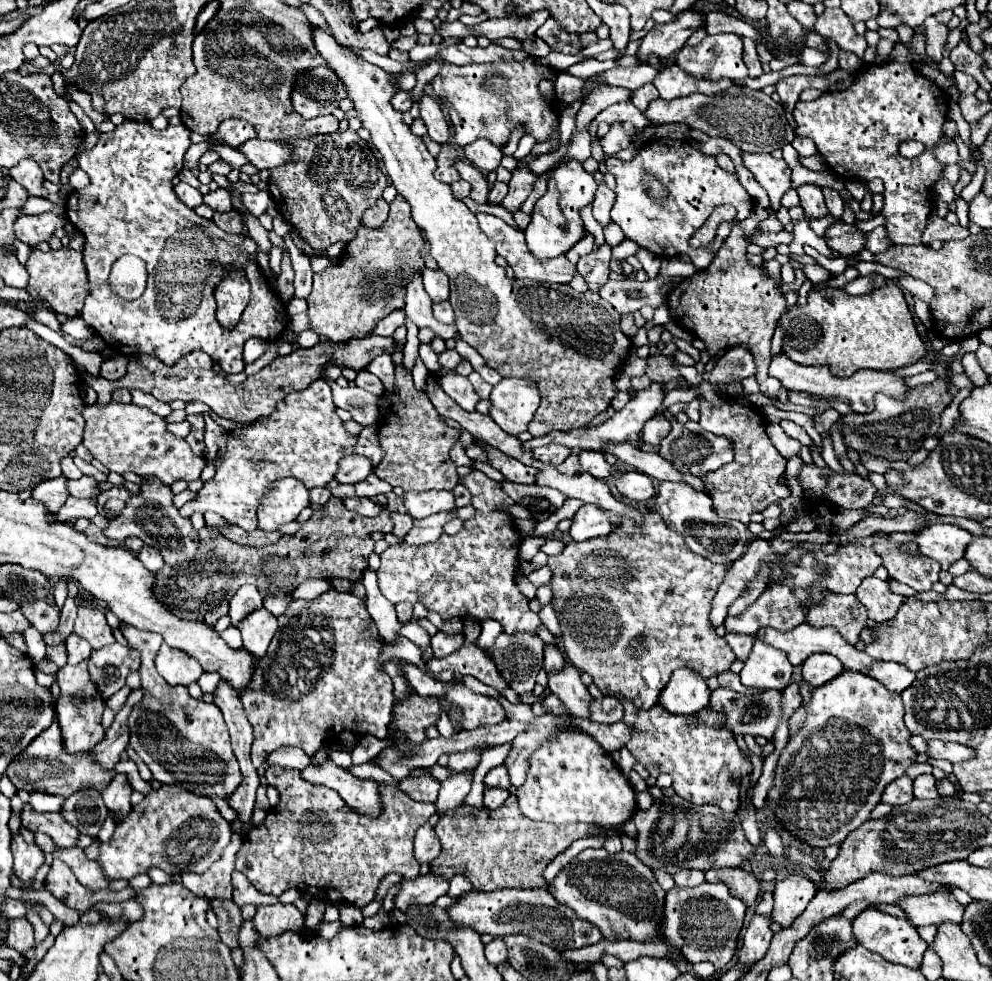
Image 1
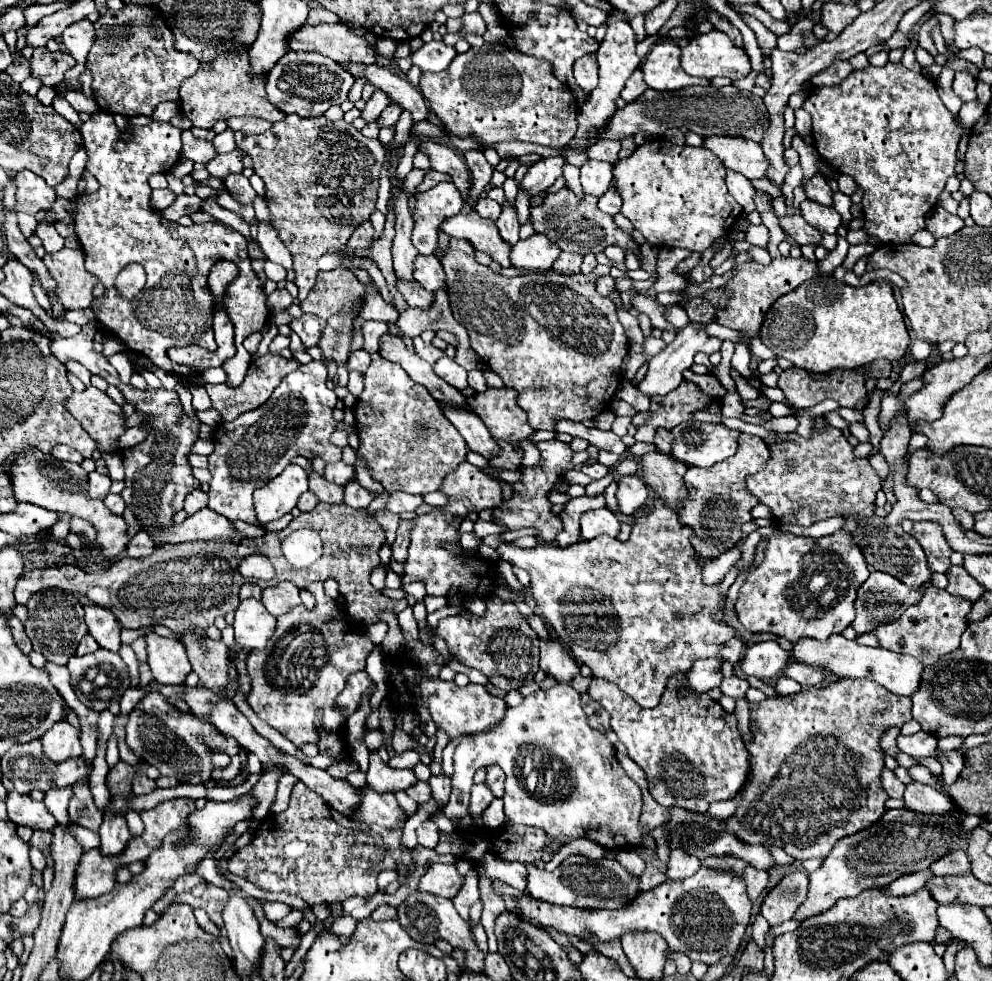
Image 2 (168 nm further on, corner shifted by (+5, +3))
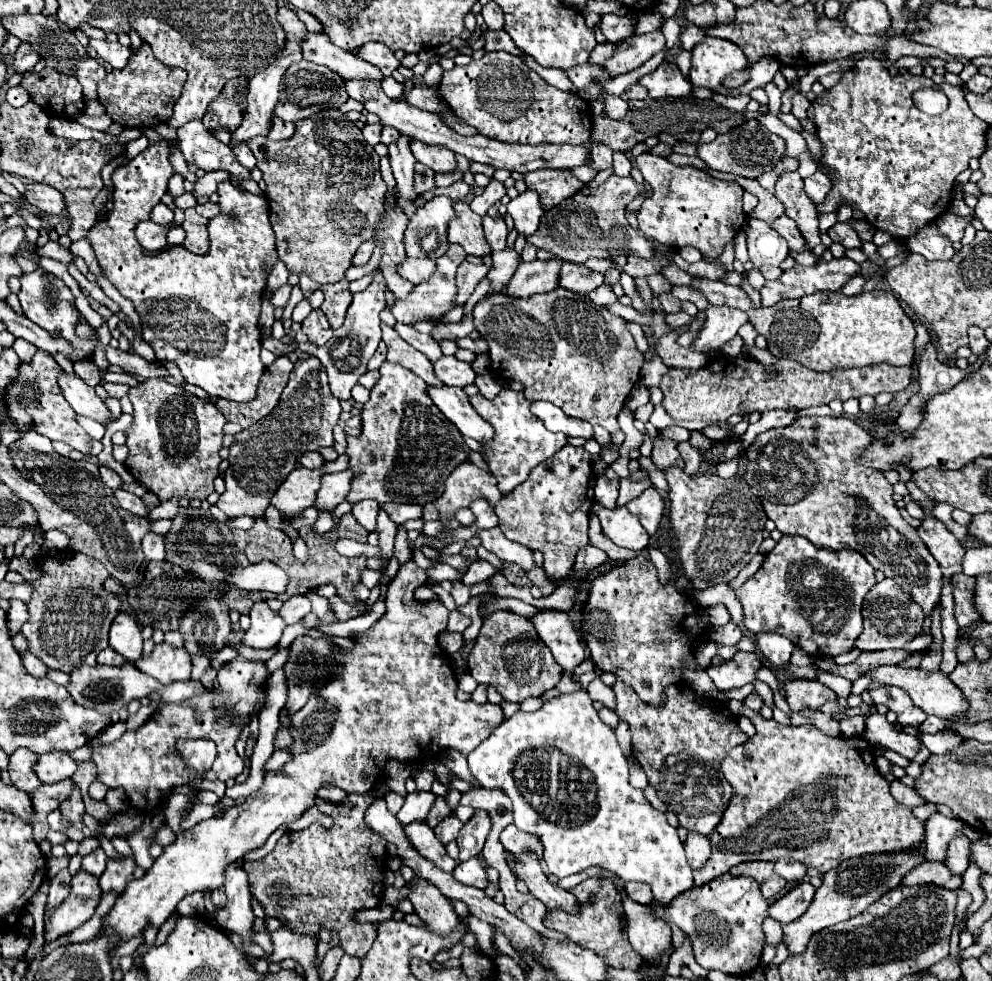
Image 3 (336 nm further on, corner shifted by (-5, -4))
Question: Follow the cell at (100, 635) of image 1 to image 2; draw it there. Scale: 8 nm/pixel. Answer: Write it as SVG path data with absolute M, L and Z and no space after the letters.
M85 605L83 611L89 635L99 643L99 647L109 651L119 651L121 625L117 623L117 619L113 619L113 613L99 605Z

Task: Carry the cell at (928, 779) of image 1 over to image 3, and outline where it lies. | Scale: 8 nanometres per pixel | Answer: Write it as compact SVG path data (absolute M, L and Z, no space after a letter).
M933 814L927 820L927 842L925 842L925 856L929 862L941 862L947 860L947 844L955 834L961 834L963 822L955 818L947 818L943 814Z

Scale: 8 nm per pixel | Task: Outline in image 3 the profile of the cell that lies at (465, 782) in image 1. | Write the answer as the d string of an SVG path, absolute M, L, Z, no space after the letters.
M587 688L561 694L545 702L537 712L513 714L467 756L467 762L481 788L499 788L511 798L515 826L543 838L543 858L549 872L557 878L579 874L589 866L599 866L619 876L623 882L649 884L653 898L665 904L691 888L693 876L677 830L667 822L663 812L655 810L645 800L641 790L629 784L627 758L613 730L597 716Z

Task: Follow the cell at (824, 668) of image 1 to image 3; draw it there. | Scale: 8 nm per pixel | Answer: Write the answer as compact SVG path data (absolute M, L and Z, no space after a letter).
M785 682L785 700L799 714L803 708L819 710L825 702L837 700L837 694L821 682Z

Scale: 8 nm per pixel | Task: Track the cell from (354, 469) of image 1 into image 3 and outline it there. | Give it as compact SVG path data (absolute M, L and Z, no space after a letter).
M349 470L325 474L321 488L317 490L313 508L317 508L319 512L333 512L345 500L345 496L351 488L351 478L353 478L353 474Z

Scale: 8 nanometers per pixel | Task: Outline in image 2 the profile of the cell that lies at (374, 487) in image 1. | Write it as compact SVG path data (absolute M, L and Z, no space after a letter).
M351 481L345 485L345 503L351 505L353 509L367 507L373 499L375 499L375 495L371 491L367 491L365 487L361 487L357 481Z

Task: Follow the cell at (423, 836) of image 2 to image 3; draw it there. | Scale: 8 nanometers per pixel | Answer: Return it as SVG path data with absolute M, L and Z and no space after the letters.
M453 812L453 814L449 814L447 818L443 818L437 826L435 826L435 836L443 842L443 844L447 844L447 842L451 842L451 840L455 840L457 838L457 834L459 834L459 830L463 828L463 822L457 818L457 814Z

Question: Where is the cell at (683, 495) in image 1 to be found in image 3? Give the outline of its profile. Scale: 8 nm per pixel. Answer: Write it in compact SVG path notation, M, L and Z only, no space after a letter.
M657 430L655 438L653 438L653 454L651 454L651 460L655 462L655 466L659 466L659 470L665 470L665 468L671 468L671 466L677 466L677 468L683 468L683 460L681 460L681 454L677 450L677 440L671 440L671 438L665 438L661 430Z

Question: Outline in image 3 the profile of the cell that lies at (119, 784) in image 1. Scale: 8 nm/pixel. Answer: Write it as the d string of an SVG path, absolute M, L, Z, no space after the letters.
M121 858L121 860L109 860L107 870L99 878L99 886L103 892L115 892L123 894L127 884L133 880L133 868L135 860L133 858Z

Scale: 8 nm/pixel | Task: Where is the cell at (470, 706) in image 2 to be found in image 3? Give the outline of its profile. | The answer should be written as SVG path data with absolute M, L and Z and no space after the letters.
M413 560L401 566L399 574L393 578L387 590L385 616L375 622L375 626L369 628L365 634L355 634L355 648L343 650L343 654L335 658L335 662L343 666L339 680L329 680L327 686L317 694L317 700L309 700L307 706L293 714L293 744L287 748L291 752L291 760L279 770L279 776L265 774L263 786L253 792L243 804L229 808L221 818L209 818L197 824L193 830L179 832L177 840L165 848L165 852L155 860L153 868L141 880L133 880L127 886L127 890L117 898L115 906L105 918L107 926L111 926L115 934L121 936L121 942L127 942L143 932L149 922L159 928L185 896L197 890L201 892L219 888L223 884L223 866L227 862L243 858L249 850L261 848L279 826L301 818L311 806L315 806L317 790L323 784L333 784L349 794L367 794L369 790L373 790L373 784L385 780L387 760L393 758L399 762L415 762L422 758L430 759L431 756L422 756L421 748L425 746L451 748L467 756L471 750L475 750L475 746L491 736L499 722L503 722L501 708L491 702L479 706L475 702L457 700L455 670L449 656L437 642L439 634L447 628L449 611L441 600L430 600L426 604L415 600L415 590L425 582L427 572Z

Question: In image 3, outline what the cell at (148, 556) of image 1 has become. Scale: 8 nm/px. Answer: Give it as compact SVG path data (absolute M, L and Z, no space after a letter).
M145 534L143 538L143 552L147 560L165 560L165 544L163 536L159 534Z

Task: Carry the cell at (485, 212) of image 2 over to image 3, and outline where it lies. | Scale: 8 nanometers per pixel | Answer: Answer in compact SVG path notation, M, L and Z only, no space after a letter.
M483 218L483 230L485 230L485 240L489 246L497 250L505 250L505 240L507 240L507 226L501 218Z

